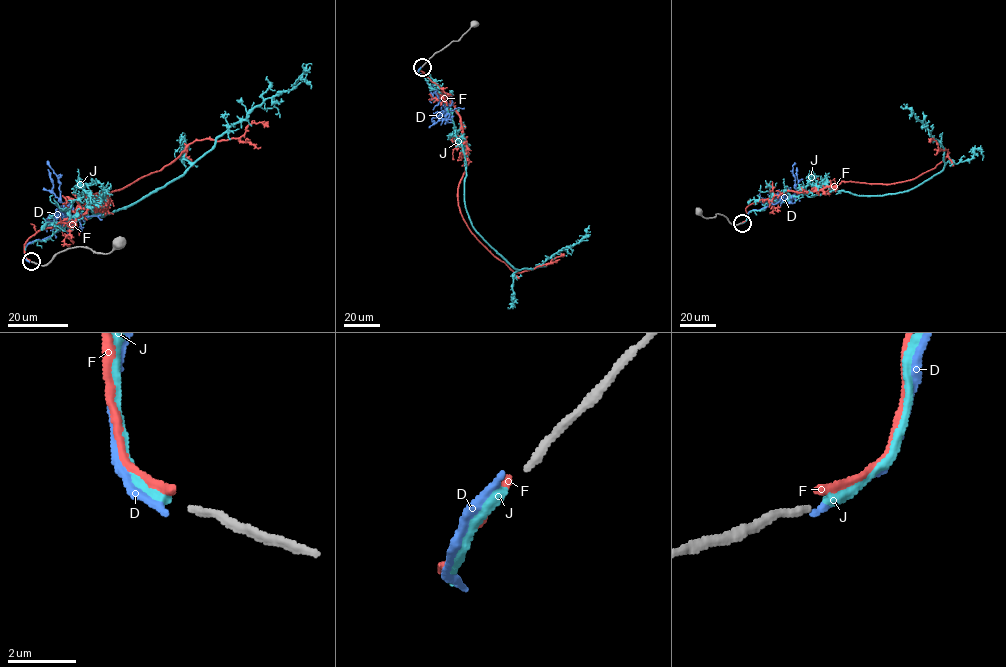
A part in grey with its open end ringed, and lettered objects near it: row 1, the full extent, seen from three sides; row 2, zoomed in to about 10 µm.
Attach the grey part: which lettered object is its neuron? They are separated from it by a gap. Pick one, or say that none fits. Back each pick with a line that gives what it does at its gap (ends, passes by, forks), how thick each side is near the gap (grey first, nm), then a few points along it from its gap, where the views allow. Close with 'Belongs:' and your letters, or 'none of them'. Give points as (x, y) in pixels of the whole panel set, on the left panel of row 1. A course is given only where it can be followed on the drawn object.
J: it ends; calibres 240 and 360 nm; course (30, 260), (27, 245), (86, 213), (125, 209), (178, 179), (217, 138), (267, 98), (291, 89), (310, 67)
Belongs: J

